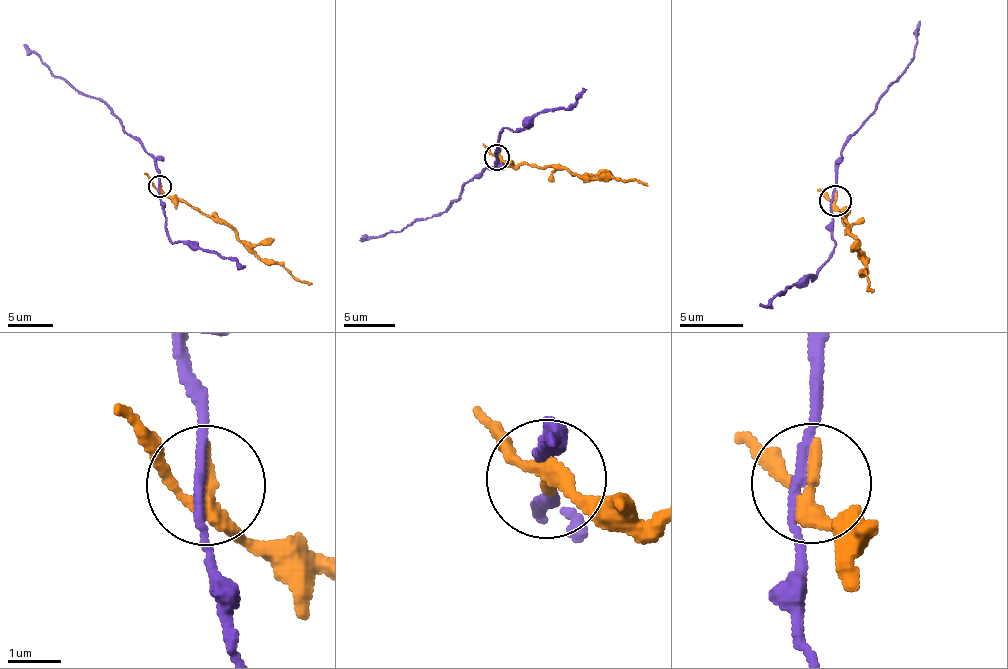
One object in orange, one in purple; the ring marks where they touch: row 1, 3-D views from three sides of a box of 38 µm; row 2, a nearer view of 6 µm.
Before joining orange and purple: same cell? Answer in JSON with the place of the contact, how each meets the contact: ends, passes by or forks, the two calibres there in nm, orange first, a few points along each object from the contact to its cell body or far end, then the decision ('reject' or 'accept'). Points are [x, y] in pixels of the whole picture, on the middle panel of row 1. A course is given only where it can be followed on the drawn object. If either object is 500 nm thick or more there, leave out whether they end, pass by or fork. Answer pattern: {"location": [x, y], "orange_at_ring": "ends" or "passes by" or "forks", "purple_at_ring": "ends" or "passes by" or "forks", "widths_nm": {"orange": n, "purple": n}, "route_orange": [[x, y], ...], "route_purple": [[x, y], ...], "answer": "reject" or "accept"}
{"location": [496, 157], "orange_at_ring": "passes by", "purple_at_ring": "passes by", "widths_nm": {"orange": 280, "purple": 150}, "route_orange": [[496, 158], [504, 163], [559, 167], [570, 174], [633, 180], [648, 186]], "route_purple": [[496, 155], [495, 164], [471, 177], [444, 211], [360, 242]], "answer": "reject"}

